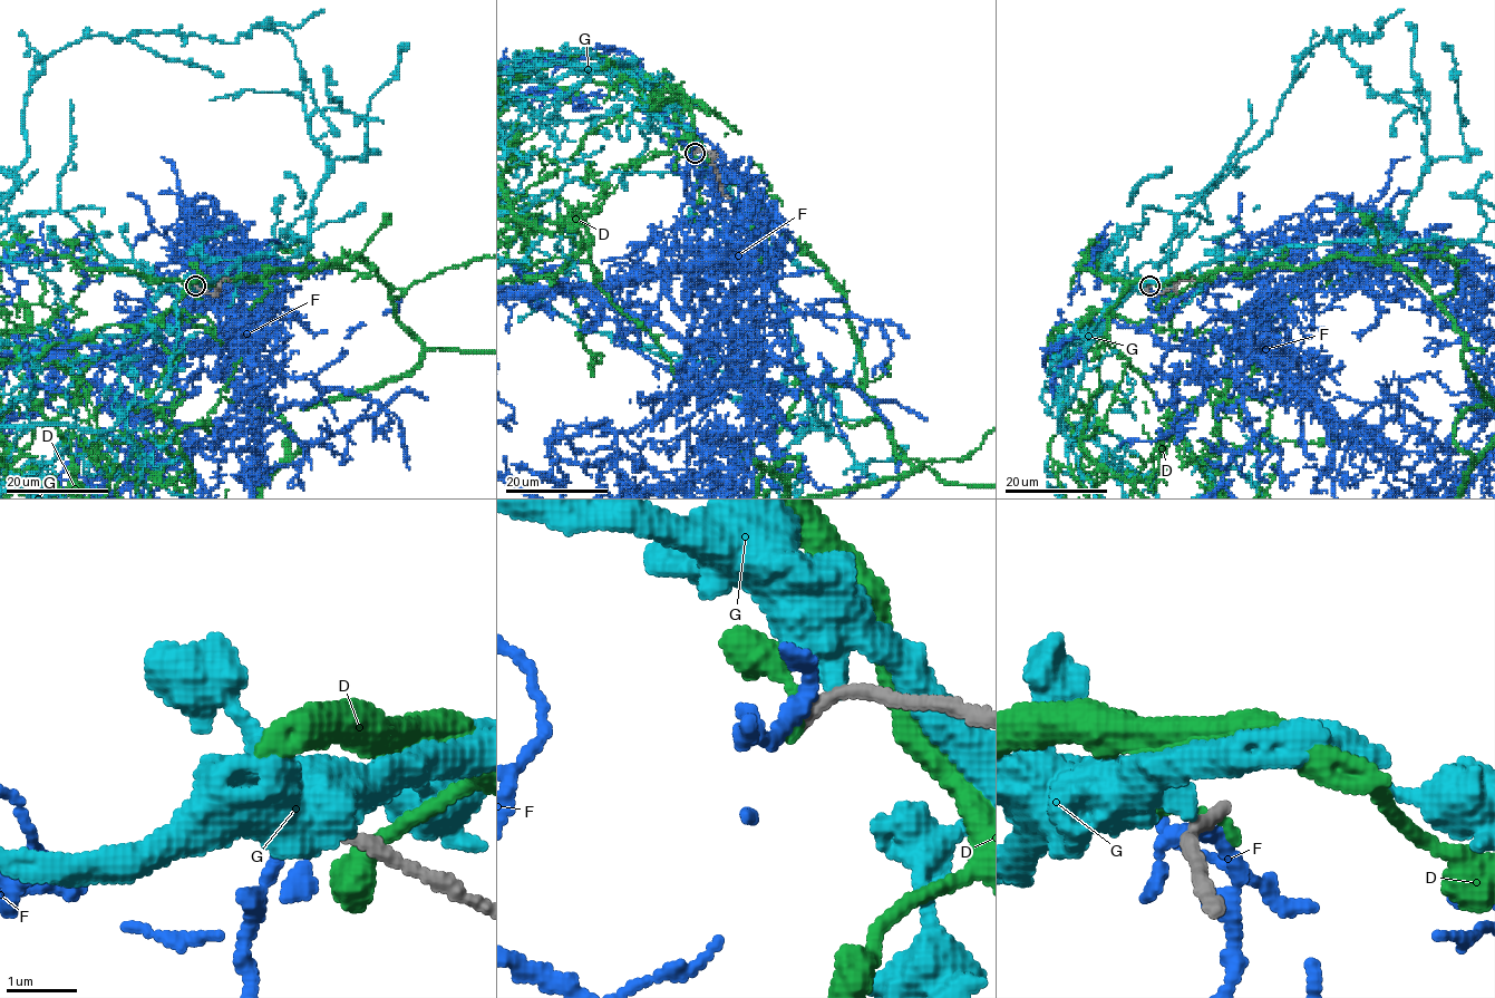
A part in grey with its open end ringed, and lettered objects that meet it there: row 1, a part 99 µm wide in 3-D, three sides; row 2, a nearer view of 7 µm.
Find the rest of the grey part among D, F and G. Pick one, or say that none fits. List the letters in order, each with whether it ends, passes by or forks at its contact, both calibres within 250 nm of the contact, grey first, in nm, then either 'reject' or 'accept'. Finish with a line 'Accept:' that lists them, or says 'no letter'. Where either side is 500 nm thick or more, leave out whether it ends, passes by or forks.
D: it passes by | 190/190 nm | reject
F: it passes by | 220/190 nm | reject
G: it ends | 240/440 nm | reject
Accept: no letter

